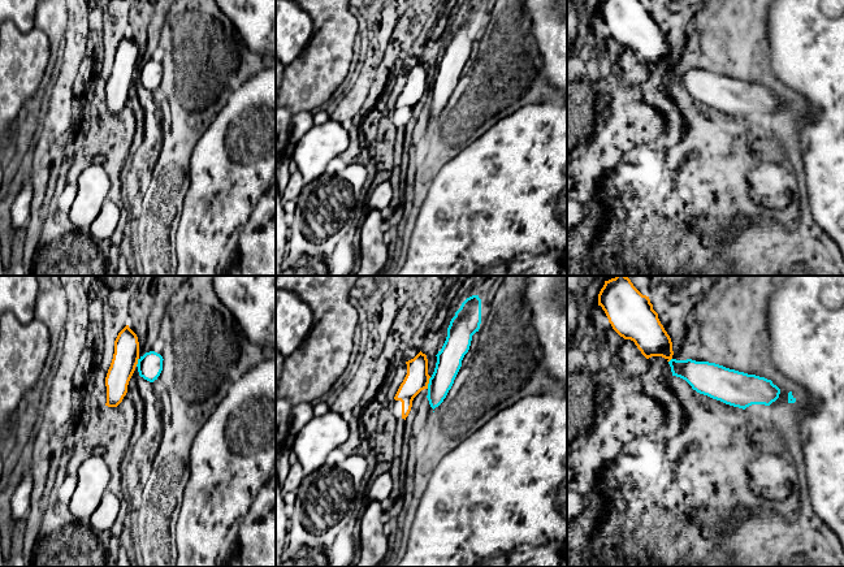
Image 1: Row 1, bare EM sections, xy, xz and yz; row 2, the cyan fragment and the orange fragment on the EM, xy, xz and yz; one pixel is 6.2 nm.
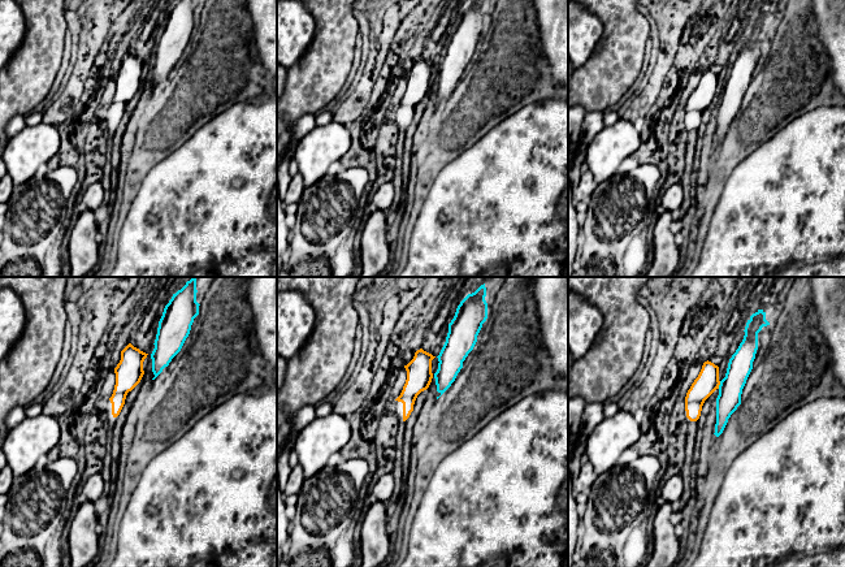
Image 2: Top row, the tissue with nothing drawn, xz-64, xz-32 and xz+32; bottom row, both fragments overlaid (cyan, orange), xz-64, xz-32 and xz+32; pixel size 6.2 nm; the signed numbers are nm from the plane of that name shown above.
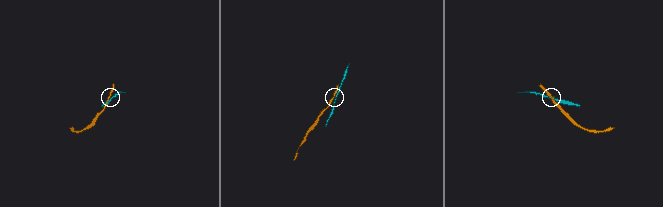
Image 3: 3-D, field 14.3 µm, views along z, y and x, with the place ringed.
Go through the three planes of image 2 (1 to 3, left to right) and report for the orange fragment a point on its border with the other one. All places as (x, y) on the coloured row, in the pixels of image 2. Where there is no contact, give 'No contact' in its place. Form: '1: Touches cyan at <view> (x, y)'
1: No contact
2: No contact
3: Touches cyan at xz+32 (719, 385)

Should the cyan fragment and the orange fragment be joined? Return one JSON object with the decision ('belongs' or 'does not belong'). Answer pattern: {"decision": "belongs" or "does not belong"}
{"decision": "does not belong"}

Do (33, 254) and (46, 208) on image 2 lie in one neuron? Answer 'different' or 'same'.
same

